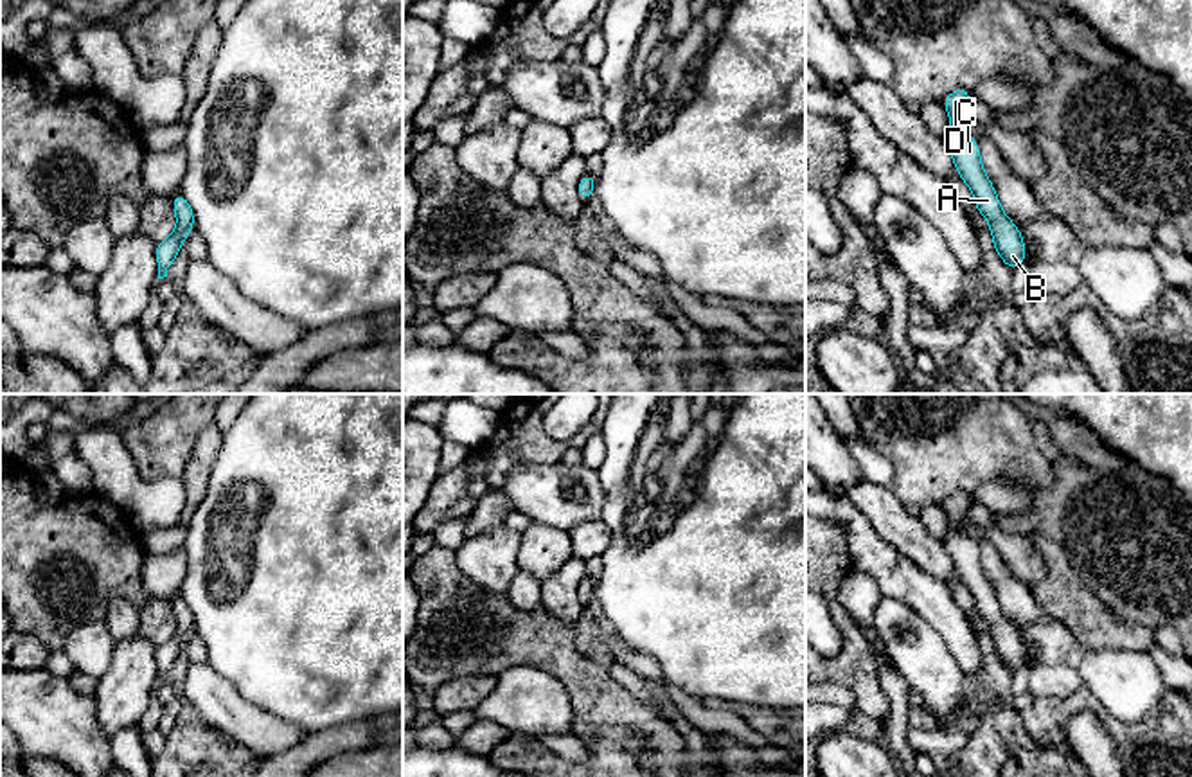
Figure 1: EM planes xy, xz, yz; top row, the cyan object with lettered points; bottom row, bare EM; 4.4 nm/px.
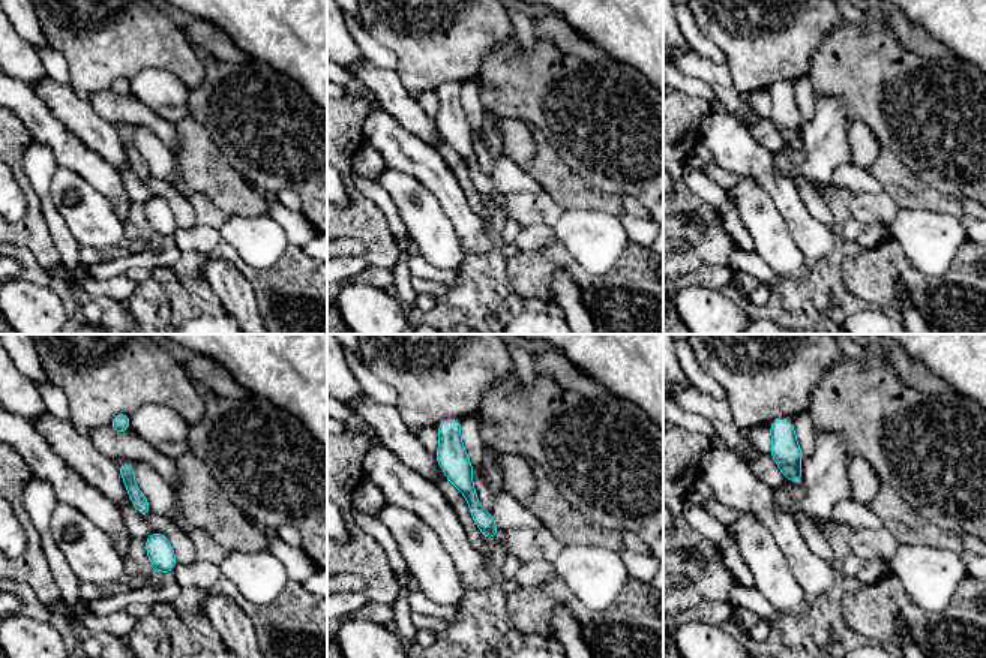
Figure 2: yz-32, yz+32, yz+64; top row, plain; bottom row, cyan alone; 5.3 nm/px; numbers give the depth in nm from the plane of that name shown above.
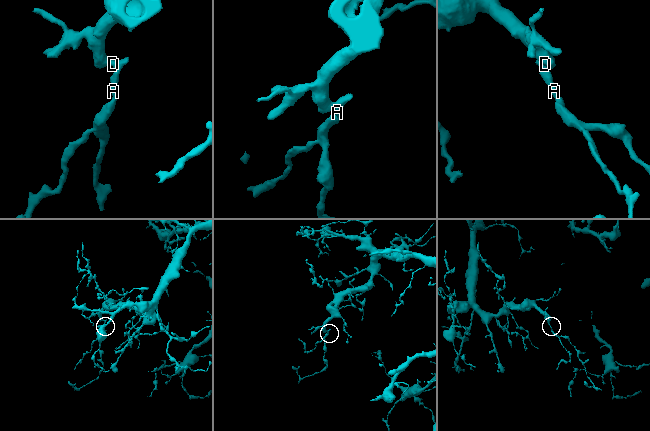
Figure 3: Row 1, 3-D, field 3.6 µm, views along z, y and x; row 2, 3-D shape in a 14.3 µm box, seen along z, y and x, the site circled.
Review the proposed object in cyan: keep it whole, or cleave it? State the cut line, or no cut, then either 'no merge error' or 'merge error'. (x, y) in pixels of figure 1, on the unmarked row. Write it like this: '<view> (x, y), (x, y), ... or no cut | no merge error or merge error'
no cut | no merge error

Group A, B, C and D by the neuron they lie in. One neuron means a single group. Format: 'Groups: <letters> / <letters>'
Groups: A B C D

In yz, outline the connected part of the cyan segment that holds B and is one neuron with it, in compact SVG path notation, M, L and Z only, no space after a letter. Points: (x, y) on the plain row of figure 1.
M956 491L942 502L947 520L953 525L953 529L942 538L942 543L953 559L958 579L971 592L978 615L991 626L989 635L998 658L1010 674L1014 674L1027 662L1025 646L1018 628L1014 628L1003 615L994 588L982 570L976 543L960 529L971 500L973 496L969 493Z

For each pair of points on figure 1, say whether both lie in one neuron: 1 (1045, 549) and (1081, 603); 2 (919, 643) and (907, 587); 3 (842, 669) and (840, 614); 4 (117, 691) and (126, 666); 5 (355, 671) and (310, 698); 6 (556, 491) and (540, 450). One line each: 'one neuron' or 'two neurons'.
1: one neuron
2: two neurons
3: one neuron
4: one neuron
5: one neuron
6: two neurons

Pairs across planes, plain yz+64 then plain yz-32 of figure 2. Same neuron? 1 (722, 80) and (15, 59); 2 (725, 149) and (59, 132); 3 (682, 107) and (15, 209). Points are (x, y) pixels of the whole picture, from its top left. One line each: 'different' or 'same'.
1: different
2: same
3: different

